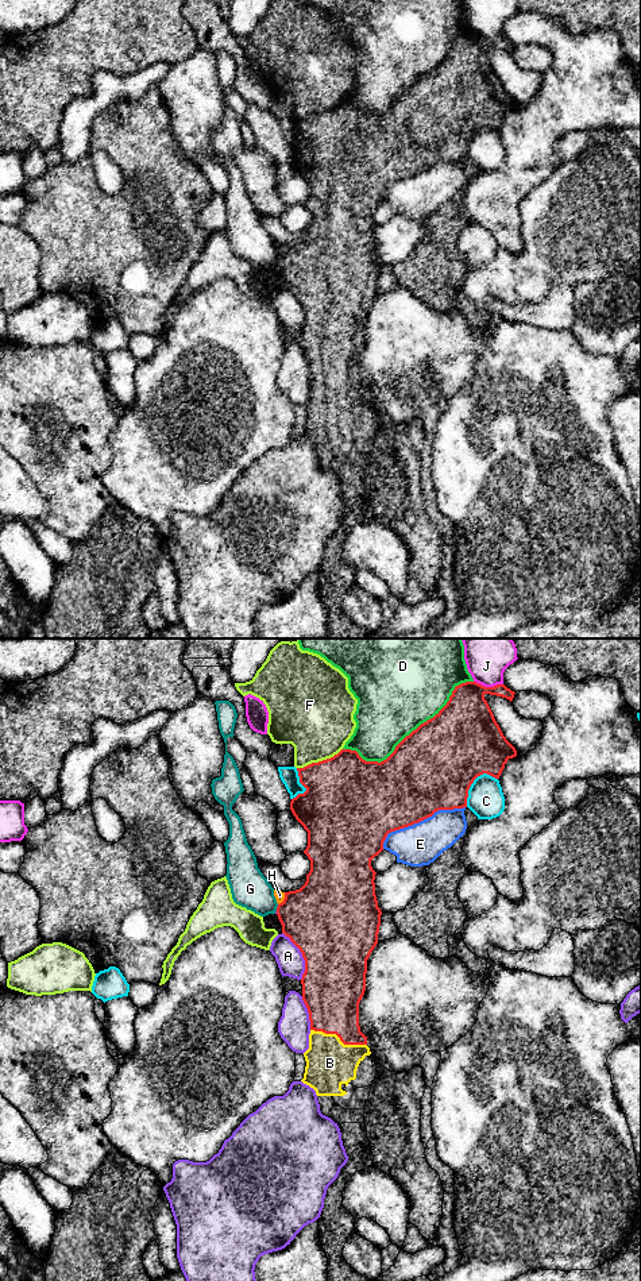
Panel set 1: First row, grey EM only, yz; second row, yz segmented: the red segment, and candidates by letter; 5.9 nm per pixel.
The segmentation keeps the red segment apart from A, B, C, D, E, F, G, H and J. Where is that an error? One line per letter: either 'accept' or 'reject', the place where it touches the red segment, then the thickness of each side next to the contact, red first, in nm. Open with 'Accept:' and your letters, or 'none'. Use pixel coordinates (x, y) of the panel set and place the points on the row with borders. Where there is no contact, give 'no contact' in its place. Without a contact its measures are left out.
Accept: B
A: reject | yz (302, 956) | 500/160 nm
B: accept | yz (339, 1037) | 320/280 nm
C: reject | yz (472, 782) | 480/220 nm
D: reject | yz (412, 732) | 500/460 nm
E: reject | yz (419, 821) | 440/260 nm
F: reject | yz (319, 761) | 460/420 nm
G: reject | yz (277, 907) | 420/220 nm
H: reject | yz (284, 899) | 440/60 nm
J: reject | yz (489, 687) | 320/300 nm

